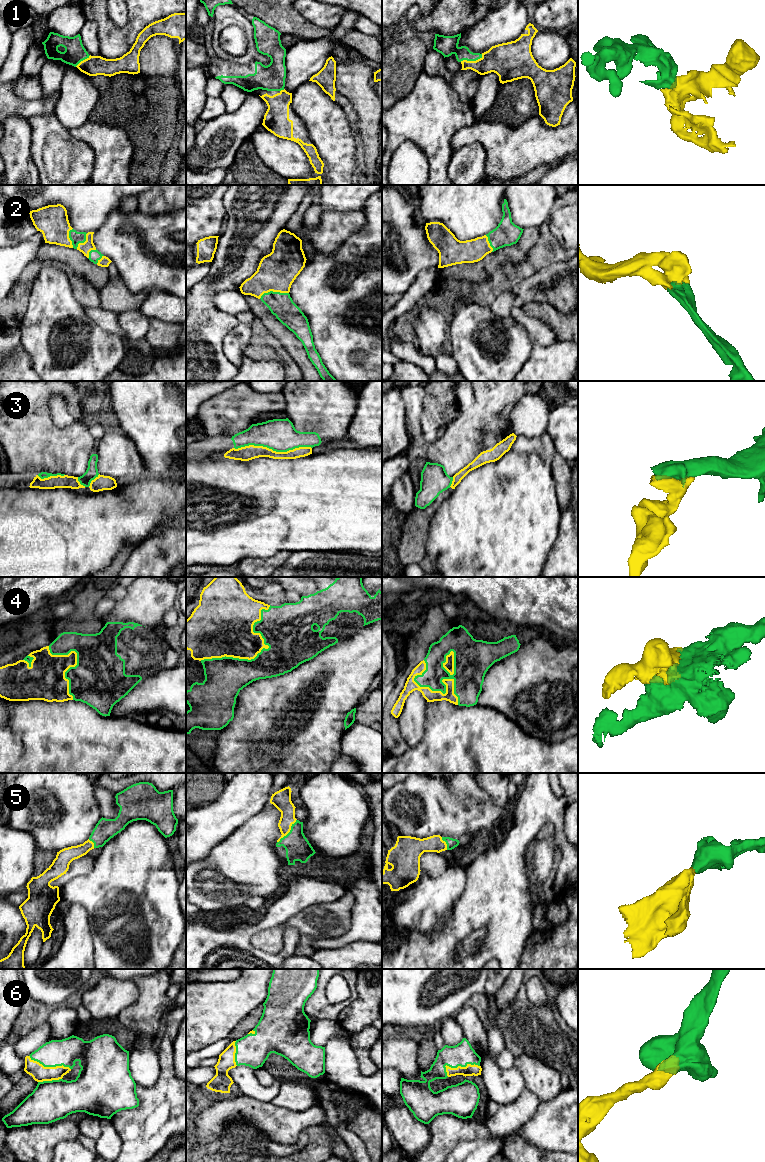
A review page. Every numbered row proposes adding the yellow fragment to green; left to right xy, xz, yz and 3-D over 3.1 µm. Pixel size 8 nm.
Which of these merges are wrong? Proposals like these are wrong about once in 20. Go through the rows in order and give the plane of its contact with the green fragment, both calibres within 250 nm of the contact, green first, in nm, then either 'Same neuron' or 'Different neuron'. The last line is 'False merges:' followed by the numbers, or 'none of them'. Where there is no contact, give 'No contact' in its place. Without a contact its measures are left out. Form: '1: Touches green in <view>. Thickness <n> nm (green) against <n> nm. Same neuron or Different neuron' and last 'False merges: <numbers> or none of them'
1: Touches green in yz. Thickness 160 nm (green) against 260 nm. Same neuron
2: Touches green in xz. Thickness 200 nm (green) against 300 nm. Same neuron
3: Touches green in xz. Thickness 260 nm (green) against 120 nm. Different neuron
4: Touches green in xz. Thickness 380 nm (green) against 320 nm. Same neuron
5: Touches green in xz. Thickness 200 nm (green) against 140 nm. Same neuron
6: Touches green in yz. Thickness 240 nm (green) against 90 nm. Same neuron
False merges: 3

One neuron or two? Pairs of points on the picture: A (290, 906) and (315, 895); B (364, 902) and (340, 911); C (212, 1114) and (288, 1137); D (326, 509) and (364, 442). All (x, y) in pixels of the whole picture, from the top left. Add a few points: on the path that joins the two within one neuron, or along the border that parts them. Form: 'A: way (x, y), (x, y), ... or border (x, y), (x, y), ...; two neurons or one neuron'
A: way (296, 900), (301, 895), (309, 895); one neuron
B: border (347, 890), (354, 901), (349, 929); two neurons
C: way (231, 1111), (247, 1109), (269, 1119); one neuron
D: border (358, 447), (368, 449); two neurons

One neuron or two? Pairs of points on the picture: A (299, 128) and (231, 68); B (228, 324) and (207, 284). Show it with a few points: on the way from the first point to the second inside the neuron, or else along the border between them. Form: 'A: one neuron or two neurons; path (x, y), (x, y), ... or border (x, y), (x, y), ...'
A: one neuron; path (283, 105), (283, 92), (271, 80), (250, 79)
B: one neuron; path (217, 316), (207, 306), (207, 295)

